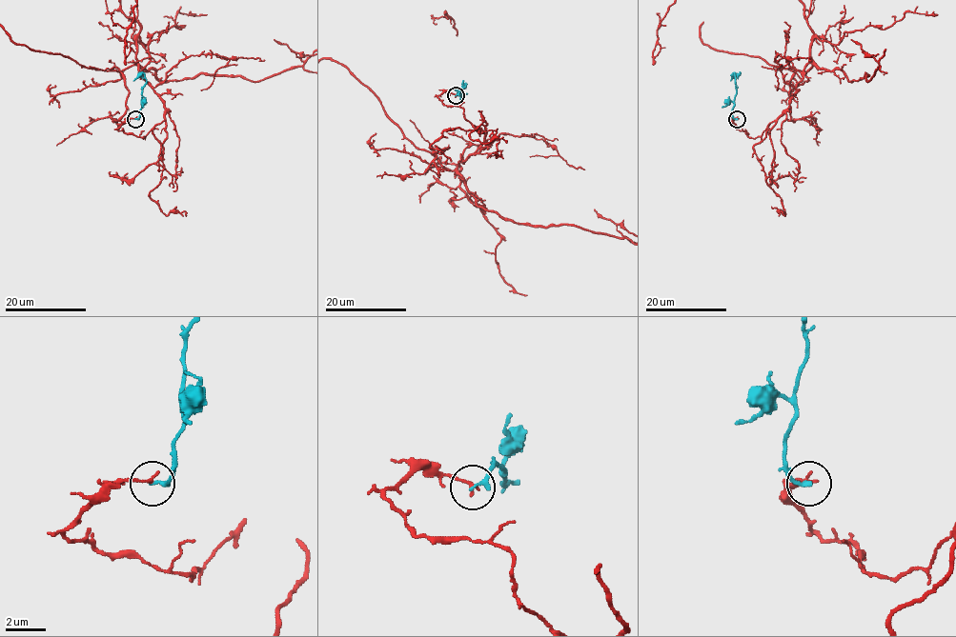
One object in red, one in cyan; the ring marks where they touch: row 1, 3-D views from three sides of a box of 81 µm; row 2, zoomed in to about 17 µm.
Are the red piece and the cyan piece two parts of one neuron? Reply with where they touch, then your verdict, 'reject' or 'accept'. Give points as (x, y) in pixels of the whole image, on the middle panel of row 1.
place (456, 95); reject

